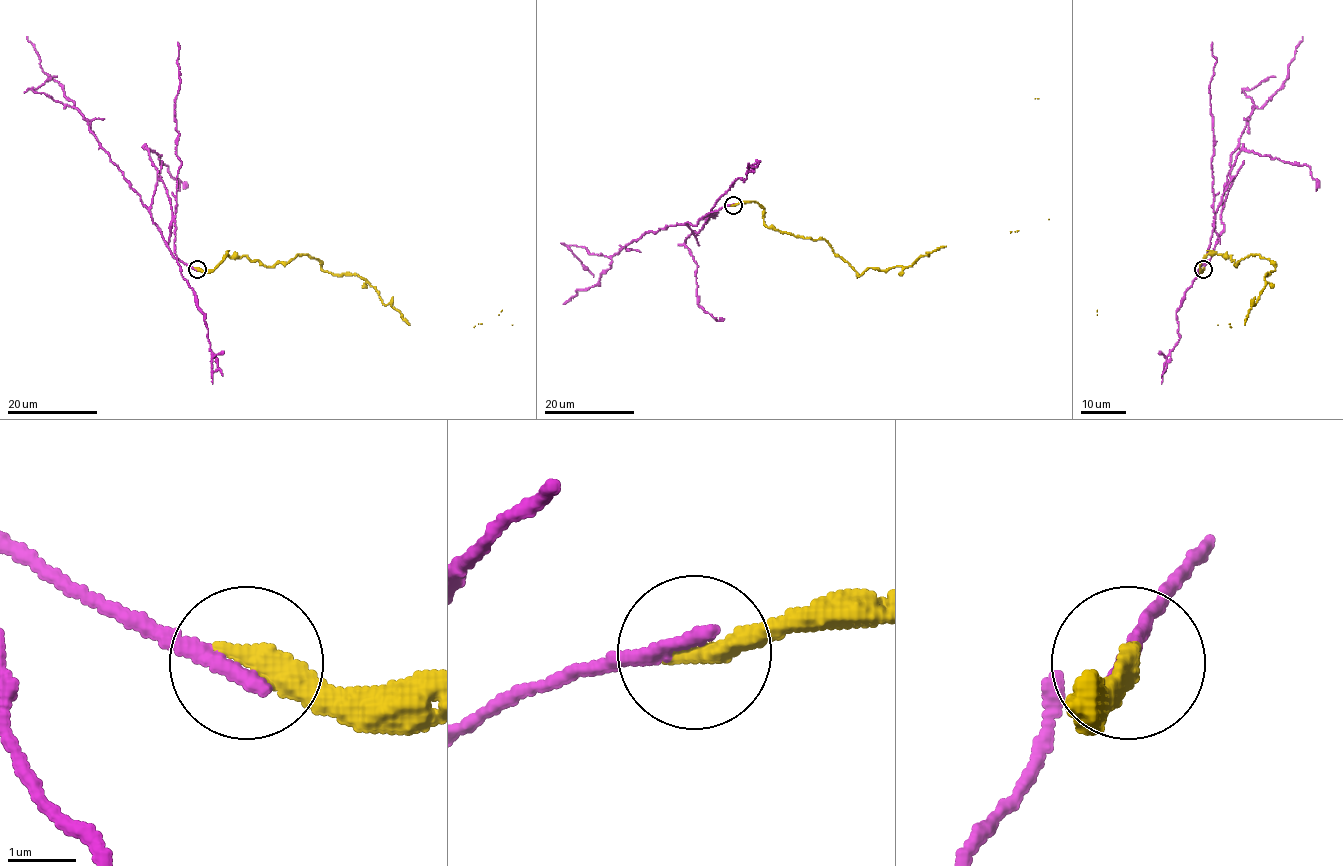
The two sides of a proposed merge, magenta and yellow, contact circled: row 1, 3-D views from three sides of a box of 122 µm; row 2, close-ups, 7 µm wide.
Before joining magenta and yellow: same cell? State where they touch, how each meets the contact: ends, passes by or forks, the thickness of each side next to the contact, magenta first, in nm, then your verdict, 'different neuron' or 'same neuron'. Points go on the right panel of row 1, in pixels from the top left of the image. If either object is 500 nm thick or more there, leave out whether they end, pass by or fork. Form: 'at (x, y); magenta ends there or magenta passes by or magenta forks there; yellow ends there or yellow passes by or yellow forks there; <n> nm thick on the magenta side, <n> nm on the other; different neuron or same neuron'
at (1203, 269); magenta ends there; yellow ends there; 260 nm thick on the magenta side, 380 nm on the other; different neuron

